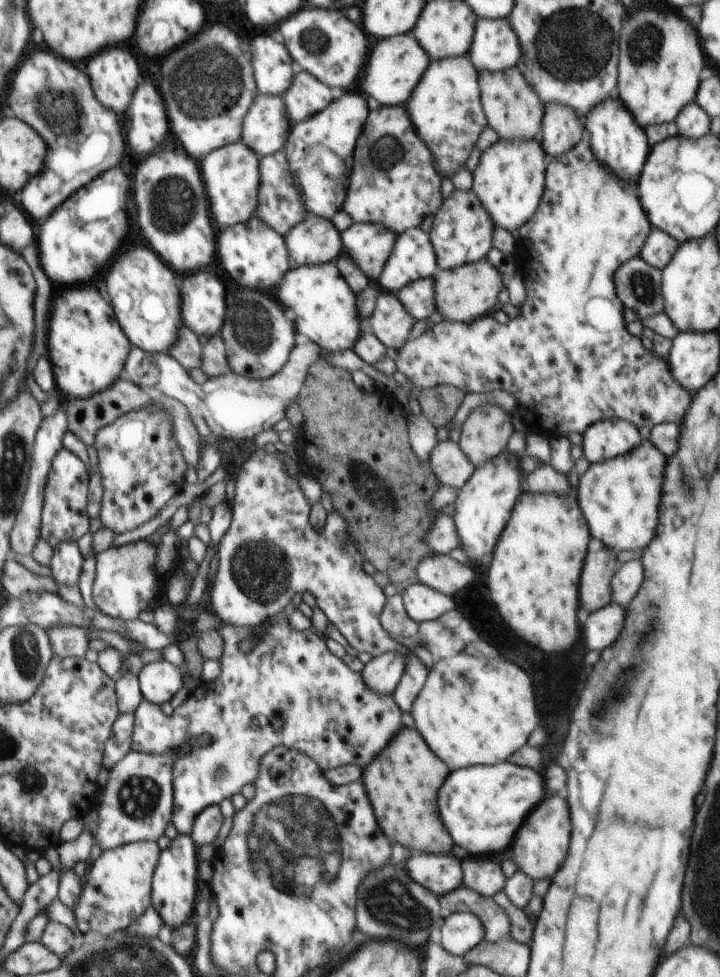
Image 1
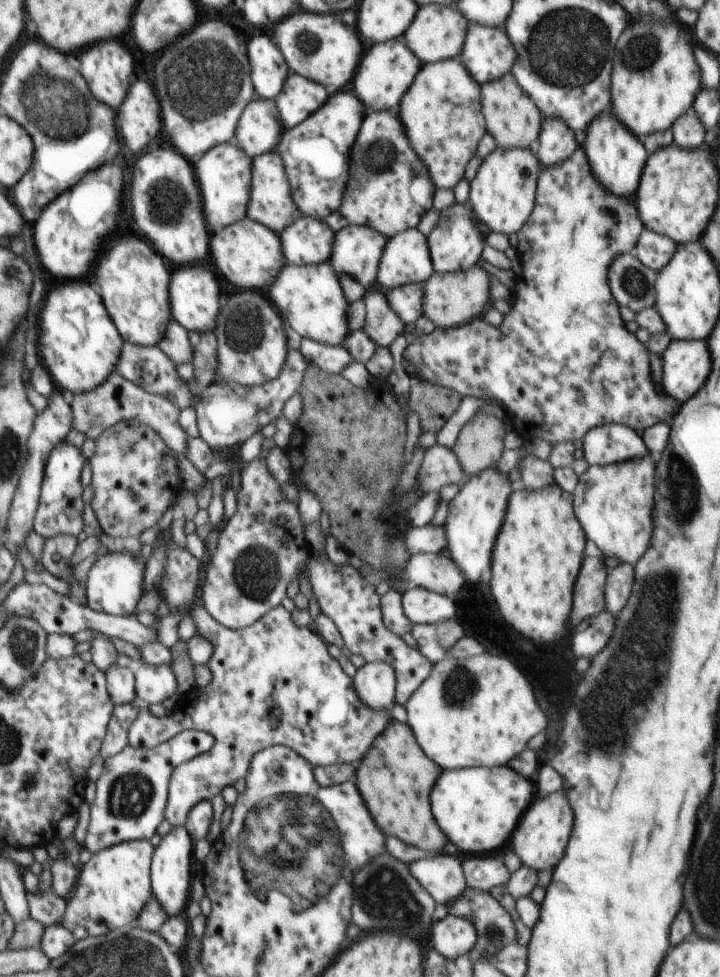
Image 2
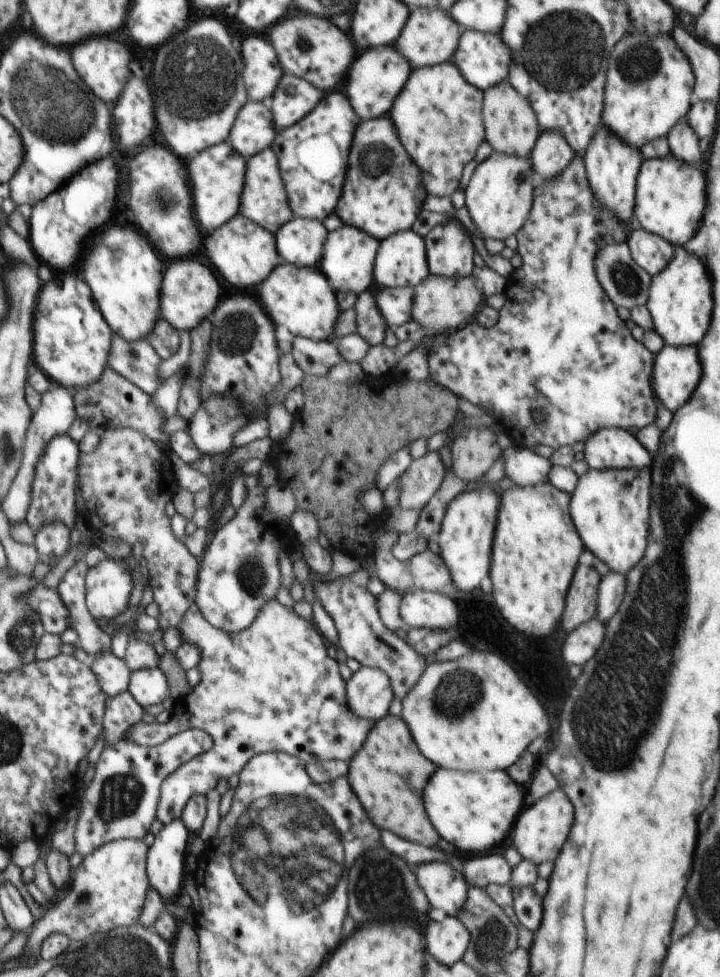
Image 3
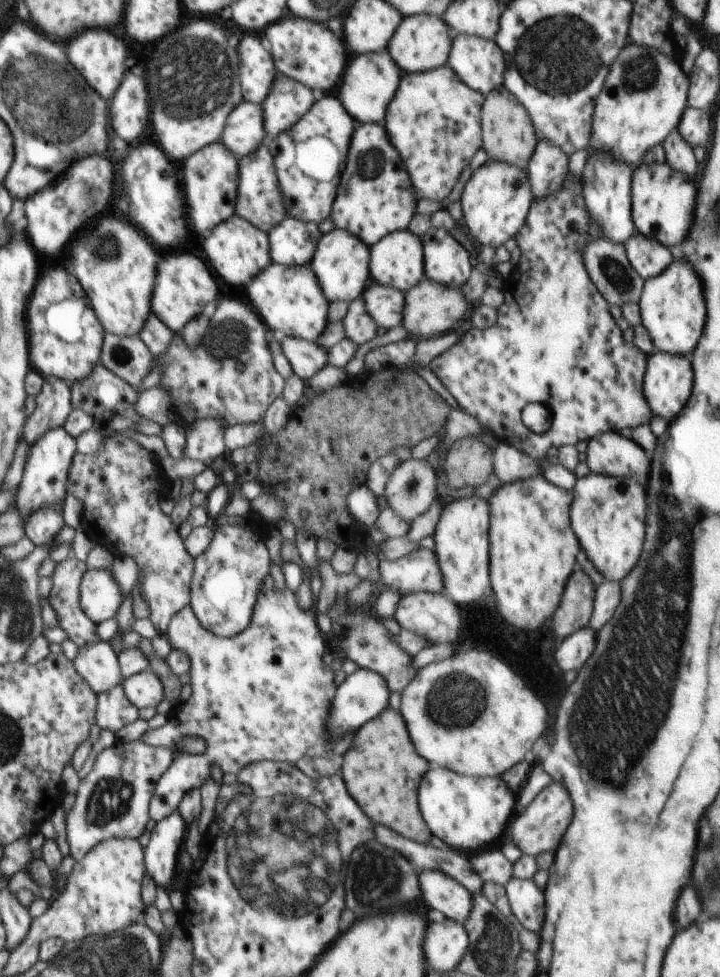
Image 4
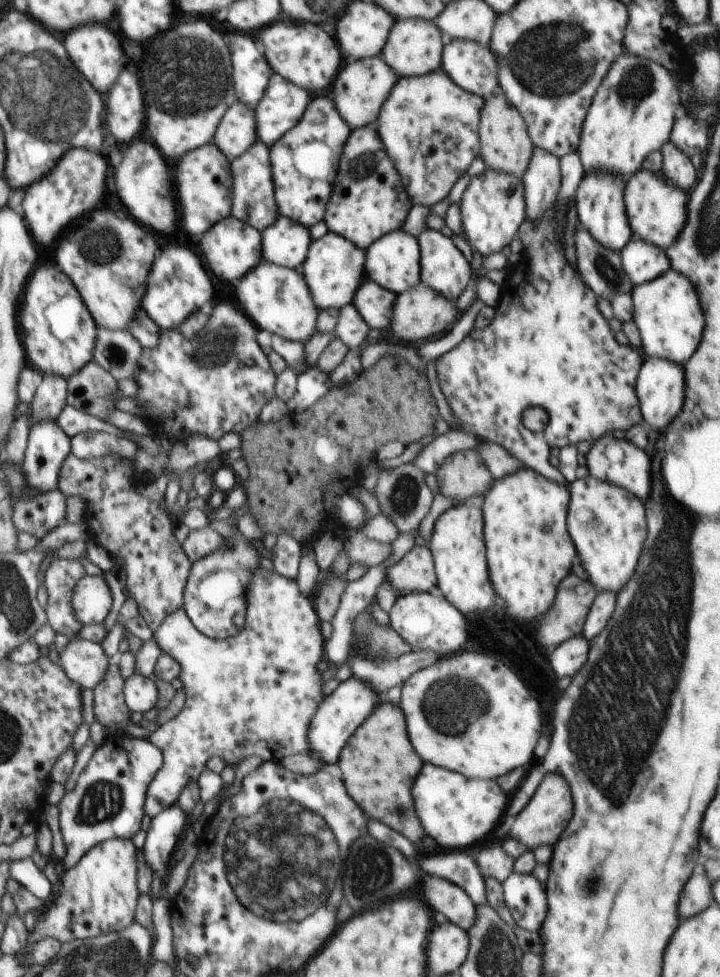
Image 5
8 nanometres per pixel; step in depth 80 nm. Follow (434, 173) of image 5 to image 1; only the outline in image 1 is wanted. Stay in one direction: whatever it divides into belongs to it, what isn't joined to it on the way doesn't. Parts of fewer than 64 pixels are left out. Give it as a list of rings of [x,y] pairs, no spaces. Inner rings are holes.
[[[468,55],[432,60],[407,102],[415,131],[433,152],[439,175],[442,179],[452,180],[454,174],[465,166],[480,134],[487,127],[479,74]]]

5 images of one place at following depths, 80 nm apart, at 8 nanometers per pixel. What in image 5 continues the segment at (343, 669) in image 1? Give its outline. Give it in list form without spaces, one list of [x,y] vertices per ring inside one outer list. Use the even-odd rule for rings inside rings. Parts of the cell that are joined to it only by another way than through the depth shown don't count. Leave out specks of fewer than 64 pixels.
[[[261,567],[258,568],[253,574],[252,580],[247,588],[245,626],[242,627],[242,630],[236,634],[236,636],[227,639],[213,639],[206,636],[192,624],[190,617],[182,608],[169,614],[164,619],[159,629],[153,634],[153,639],[161,646],[163,654],[172,655],[181,664],[181,673],[178,677],[183,682],[182,688],[185,688],[186,703],[177,716],[168,720],[165,724],[160,725],[156,731],[151,732],[147,737],[154,746],[157,746],[163,752],[162,768],[155,774],[155,777],[149,784],[144,805],[145,814],[148,814],[150,818],[153,819],[157,814],[165,811],[168,807],[176,805],[182,789],[188,783],[197,782],[200,773],[207,767],[206,762],[208,762],[212,756],[222,758],[226,766],[228,765],[236,769],[237,764],[241,760],[244,760],[244,758],[248,758],[248,756],[258,756],[263,762],[280,762],[280,760],[286,757],[312,752],[309,743],[309,726],[318,707],[326,698],[322,693],[322,687],[324,686],[322,674],[318,671],[317,666],[320,660],[324,658],[326,640],[322,637],[320,620],[315,613],[314,603],[301,594],[297,581],[280,576],[276,572],[267,572]]]

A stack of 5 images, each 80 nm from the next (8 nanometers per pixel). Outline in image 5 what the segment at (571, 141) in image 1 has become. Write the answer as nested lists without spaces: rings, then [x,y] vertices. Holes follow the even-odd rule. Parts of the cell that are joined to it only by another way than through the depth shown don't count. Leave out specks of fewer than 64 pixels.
[[[534,147],[522,177],[526,219],[541,219],[541,216],[557,202],[562,178],[559,157],[546,149]]]

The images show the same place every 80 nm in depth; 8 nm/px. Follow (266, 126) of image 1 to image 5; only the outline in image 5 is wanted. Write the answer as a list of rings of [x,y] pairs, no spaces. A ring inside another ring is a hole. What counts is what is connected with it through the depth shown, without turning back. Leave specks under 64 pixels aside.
[[[234,103],[222,117],[213,143],[217,144],[231,161],[244,154],[257,141],[254,109],[244,103]]]

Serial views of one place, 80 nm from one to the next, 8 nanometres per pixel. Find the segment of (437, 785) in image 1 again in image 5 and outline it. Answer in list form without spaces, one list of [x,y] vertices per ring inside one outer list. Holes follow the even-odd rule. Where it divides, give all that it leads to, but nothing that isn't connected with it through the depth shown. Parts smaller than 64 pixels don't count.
[[[384,699],[376,705],[375,711],[348,739],[339,754],[338,764],[347,793],[368,818],[383,822],[413,843],[420,844],[426,831],[418,820],[411,790],[424,762],[410,742],[406,719],[398,704]]]

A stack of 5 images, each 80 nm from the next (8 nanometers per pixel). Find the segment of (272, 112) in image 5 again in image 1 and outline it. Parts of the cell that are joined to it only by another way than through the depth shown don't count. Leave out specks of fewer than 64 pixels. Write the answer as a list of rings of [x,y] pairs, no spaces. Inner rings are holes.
[[[308,71],[295,74],[290,88],[281,97],[291,126],[322,112],[334,100],[330,87]]]

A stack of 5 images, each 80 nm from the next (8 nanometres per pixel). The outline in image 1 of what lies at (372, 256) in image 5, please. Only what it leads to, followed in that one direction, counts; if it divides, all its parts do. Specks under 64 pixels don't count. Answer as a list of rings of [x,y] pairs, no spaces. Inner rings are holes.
[[[416,227],[397,236],[377,281],[388,293],[396,294],[412,282],[433,278],[437,272],[436,253],[429,234]]]

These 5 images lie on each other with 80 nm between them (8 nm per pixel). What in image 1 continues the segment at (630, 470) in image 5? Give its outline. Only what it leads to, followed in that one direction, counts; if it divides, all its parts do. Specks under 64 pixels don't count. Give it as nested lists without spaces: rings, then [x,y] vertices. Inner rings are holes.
[[[607,419],[592,424],[583,434],[582,450],[590,462],[604,462],[626,452],[632,452],[642,444],[643,437],[632,422],[620,419]]]

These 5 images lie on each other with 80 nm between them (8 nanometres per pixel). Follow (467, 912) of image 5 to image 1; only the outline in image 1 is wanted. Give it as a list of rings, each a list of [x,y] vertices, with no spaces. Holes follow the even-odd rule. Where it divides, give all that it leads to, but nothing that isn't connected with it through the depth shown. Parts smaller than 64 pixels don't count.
[[[415,852],[404,868],[412,880],[437,897],[463,885],[461,861],[453,854]]]

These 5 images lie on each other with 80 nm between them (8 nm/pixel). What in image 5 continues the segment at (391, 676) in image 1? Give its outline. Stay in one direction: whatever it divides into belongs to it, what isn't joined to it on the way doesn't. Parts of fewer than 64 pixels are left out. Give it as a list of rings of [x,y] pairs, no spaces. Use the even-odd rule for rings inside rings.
[[[356,677],[342,681],[318,707],[309,726],[309,743],[312,754],[316,754],[325,764],[338,762],[341,750],[356,729],[375,711],[376,705],[384,700],[366,681]]]

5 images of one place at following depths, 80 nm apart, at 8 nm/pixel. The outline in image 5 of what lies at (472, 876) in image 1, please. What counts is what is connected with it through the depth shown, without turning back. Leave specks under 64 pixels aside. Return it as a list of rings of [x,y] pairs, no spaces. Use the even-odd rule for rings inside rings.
[[[502,847],[478,850],[474,859],[483,877],[490,877],[503,883],[513,873],[515,859],[508,856]]]

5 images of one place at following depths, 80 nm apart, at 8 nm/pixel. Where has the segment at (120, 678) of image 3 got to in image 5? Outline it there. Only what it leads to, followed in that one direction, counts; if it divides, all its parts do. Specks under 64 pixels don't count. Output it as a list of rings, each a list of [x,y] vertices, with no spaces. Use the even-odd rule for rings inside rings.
[[[76,639],[59,655],[66,674],[81,687],[94,690],[115,658],[108,657],[101,642]]]

